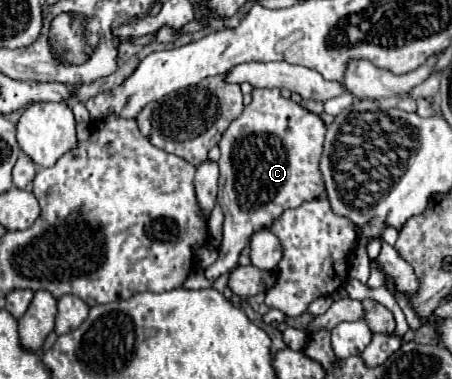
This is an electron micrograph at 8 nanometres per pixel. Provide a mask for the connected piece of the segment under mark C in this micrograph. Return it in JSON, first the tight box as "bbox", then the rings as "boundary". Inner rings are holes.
{"bbox":[205,88,327,282],"boundary":[[[277,88],[253,90],[253,102],[229,124],[219,142],[219,194],[223,182],[223,202],[219,200],[219,206],[225,220],[219,258],[205,268],[207,280],[213,282],[221,274],[233,270],[237,266],[239,252],[249,244],[249,238],[269,226],[283,210],[297,208],[305,200],[313,200],[323,192],[325,184],[319,160],[325,130],[327,128],[317,114],[283,98]]]}

